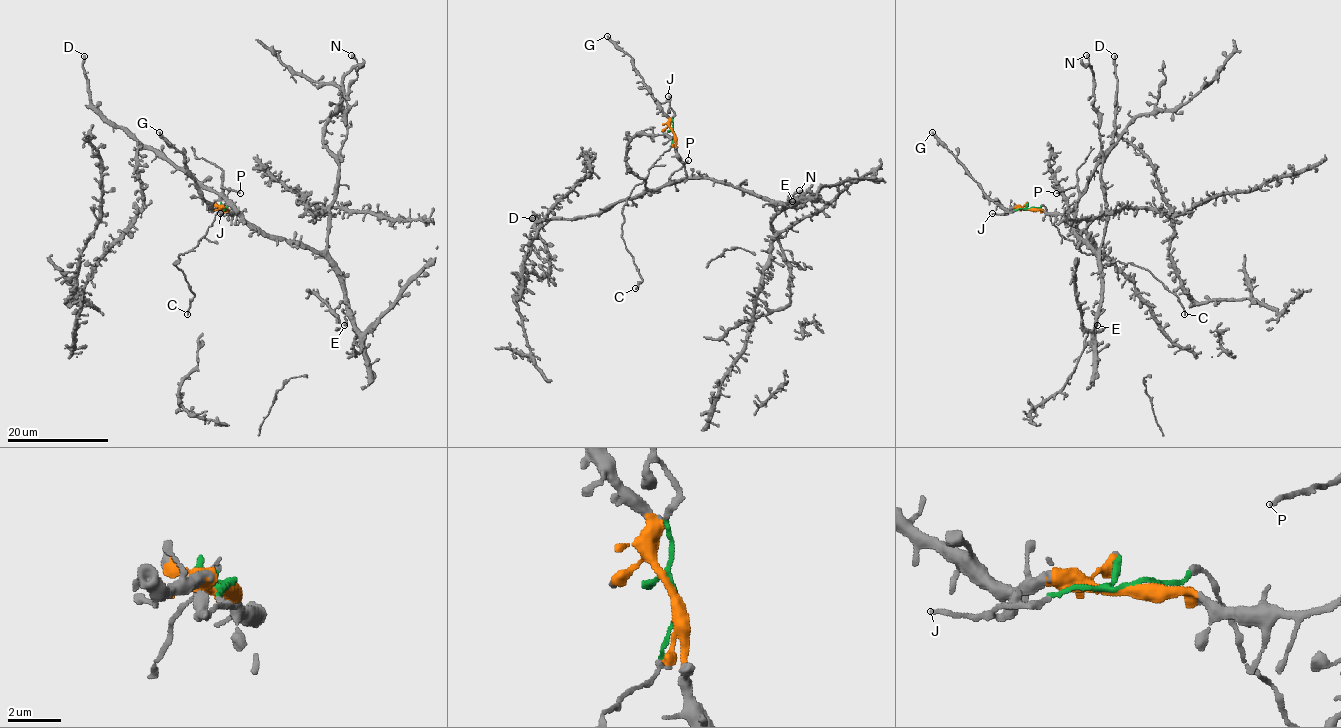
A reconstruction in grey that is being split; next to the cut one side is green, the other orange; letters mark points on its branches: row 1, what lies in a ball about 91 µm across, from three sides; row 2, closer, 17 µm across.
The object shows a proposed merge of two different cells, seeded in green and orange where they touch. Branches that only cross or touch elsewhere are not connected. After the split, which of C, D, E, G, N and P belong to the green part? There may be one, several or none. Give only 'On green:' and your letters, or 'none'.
On green: C

